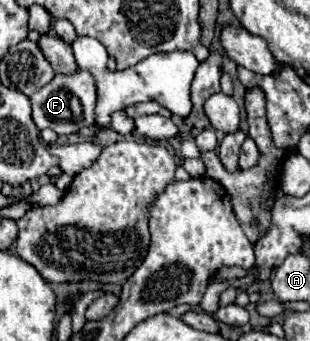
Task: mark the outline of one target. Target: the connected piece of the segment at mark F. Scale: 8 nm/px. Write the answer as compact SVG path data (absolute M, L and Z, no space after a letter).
M80 69L74 75L56 75L48 85L40 87L30 97L32 119L38 129L54 129L58 135L76 133L80 127L90 127L94 123L94 103L96 103L96 85L88 71Z

